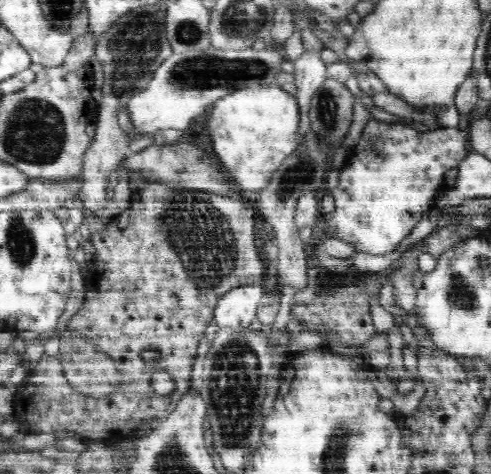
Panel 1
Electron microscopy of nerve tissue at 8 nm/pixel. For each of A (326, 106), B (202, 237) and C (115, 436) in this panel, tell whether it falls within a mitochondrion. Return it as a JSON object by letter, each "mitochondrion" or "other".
{"A":"mitochondrion","B":"mitochondrion","C":"other"}

